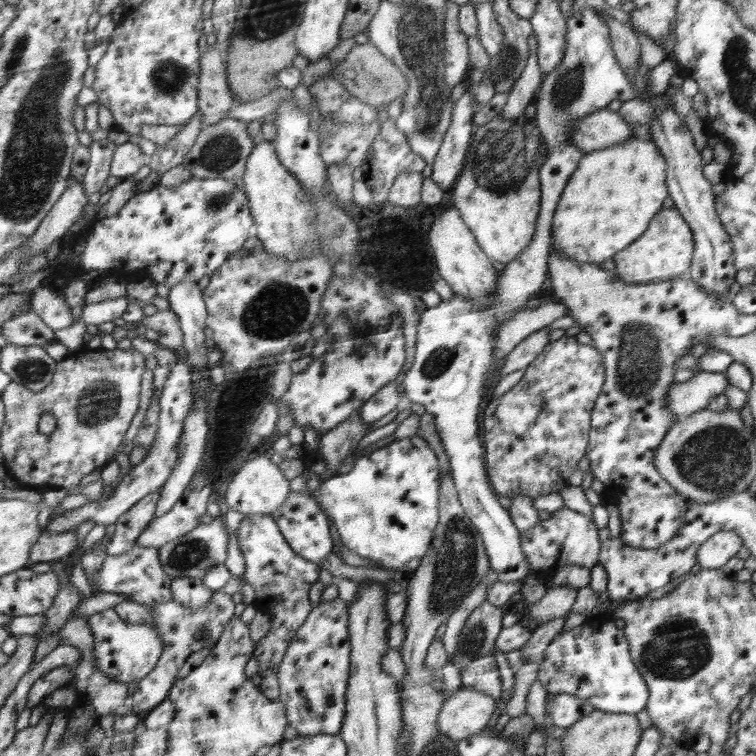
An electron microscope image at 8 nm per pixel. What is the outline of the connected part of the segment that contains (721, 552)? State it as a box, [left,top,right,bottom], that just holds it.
[697,531,744,569]

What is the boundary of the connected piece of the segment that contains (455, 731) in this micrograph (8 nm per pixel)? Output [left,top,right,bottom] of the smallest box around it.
[437,686,497,742]

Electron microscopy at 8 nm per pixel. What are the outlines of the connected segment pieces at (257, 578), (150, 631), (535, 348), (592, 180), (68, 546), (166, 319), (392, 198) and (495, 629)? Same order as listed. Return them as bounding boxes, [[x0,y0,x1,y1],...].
[[234,515,322,676],[89,609,163,693],[501,327,549,376],[551,137,668,264],[30,528,79,566],[138,309,183,351],[388,171,424,208],[451,600,505,668]]

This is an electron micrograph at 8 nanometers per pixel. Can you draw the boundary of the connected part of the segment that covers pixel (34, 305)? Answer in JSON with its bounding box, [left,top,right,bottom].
[30,285,75,330]

